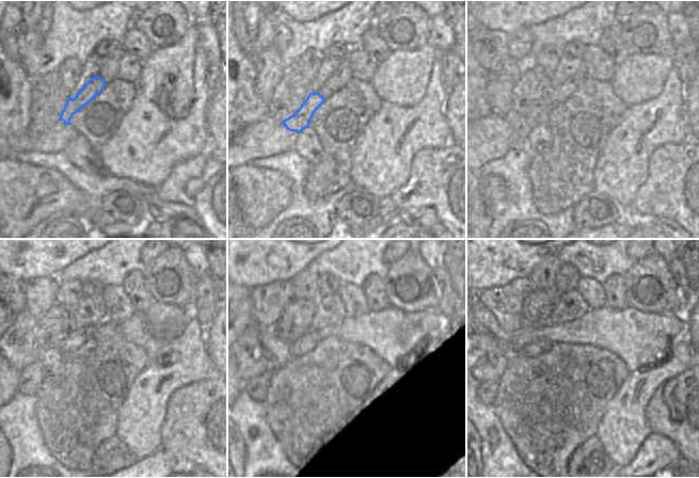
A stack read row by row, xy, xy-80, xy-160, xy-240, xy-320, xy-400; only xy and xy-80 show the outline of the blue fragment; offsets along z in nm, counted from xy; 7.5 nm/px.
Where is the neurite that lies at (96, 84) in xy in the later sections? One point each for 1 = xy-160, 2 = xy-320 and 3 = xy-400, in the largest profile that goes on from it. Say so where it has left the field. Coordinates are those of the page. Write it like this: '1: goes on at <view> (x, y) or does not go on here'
1: goes on at xy-160 (521, 127)
2: goes on at xy-320 (256, 387)
3: goes on at xy-400 (488, 392)

